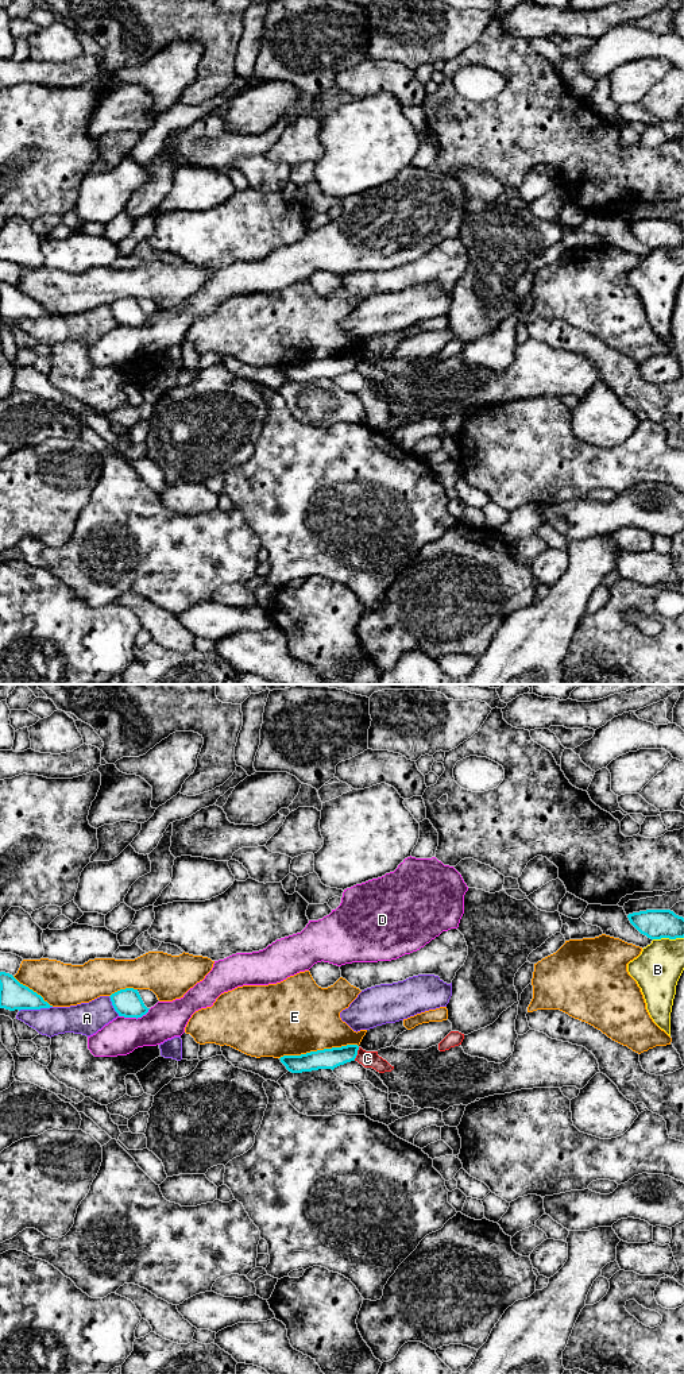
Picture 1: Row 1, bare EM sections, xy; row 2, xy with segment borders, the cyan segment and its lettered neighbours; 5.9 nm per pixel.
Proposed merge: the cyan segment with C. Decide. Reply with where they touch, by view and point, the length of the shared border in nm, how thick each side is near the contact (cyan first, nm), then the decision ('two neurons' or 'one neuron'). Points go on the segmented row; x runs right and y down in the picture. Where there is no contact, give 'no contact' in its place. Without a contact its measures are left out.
contact xy (356, 1054); length 90 nm; calibres 130 and 100 nm; two neurons

